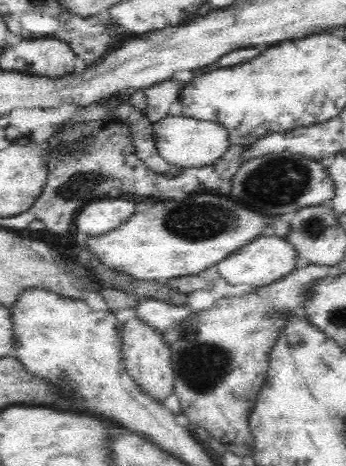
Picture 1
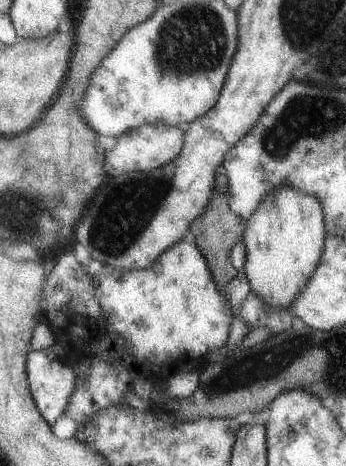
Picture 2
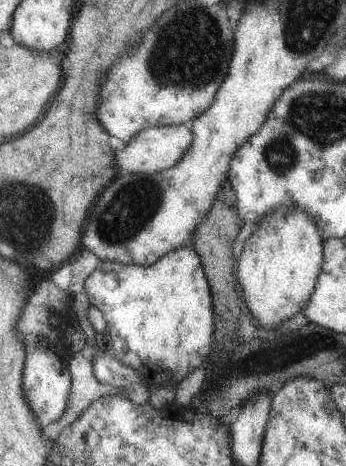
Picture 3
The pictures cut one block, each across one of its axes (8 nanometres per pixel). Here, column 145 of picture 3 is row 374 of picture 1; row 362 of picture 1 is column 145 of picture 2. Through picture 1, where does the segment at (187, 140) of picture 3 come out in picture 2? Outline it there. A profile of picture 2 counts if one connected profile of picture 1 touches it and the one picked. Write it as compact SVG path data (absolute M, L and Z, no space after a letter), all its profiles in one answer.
M141 124L135 130L125 130L123 134L115 136L115 140L117 144L103 154L103 172L107 178L121 174L141 174L169 164L183 146L183 132L163 124Z

